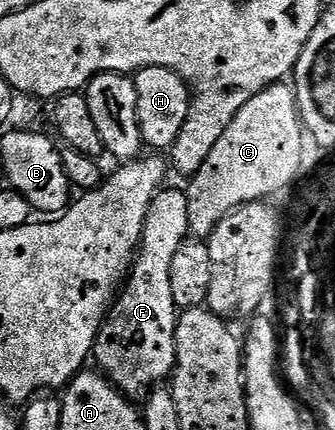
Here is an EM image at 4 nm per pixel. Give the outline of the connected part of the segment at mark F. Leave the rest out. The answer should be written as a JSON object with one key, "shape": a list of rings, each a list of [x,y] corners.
{"shape":[[[165,188],[156,194],[149,212],[145,216],[143,238],[139,241],[139,249],[131,267],[131,273],[125,279],[121,293],[116,297],[109,313],[103,320],[103,327],[95,337],[93,362],[102,371],[108,382],[124,395],[142,395],[162,380],[170,379],[175,368],[175,323],[177,309],[173,300],[172,285],[170,283],[170,268],[174,253],[191,234],[189,222],[189,204],[187,195],[182,189],[170,190]]]}

